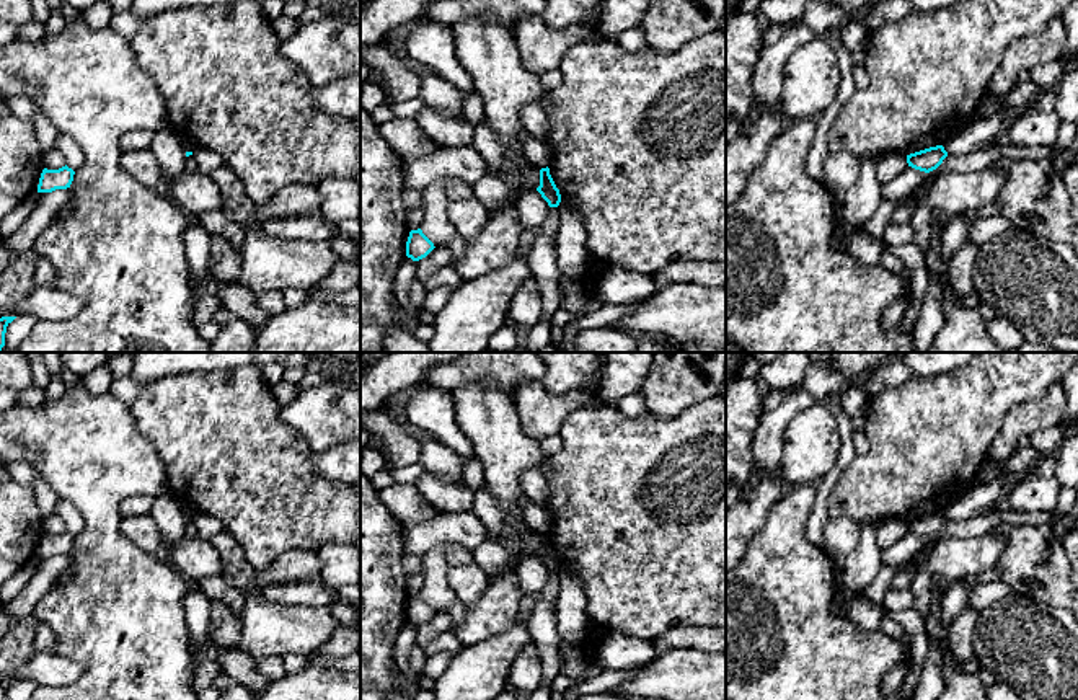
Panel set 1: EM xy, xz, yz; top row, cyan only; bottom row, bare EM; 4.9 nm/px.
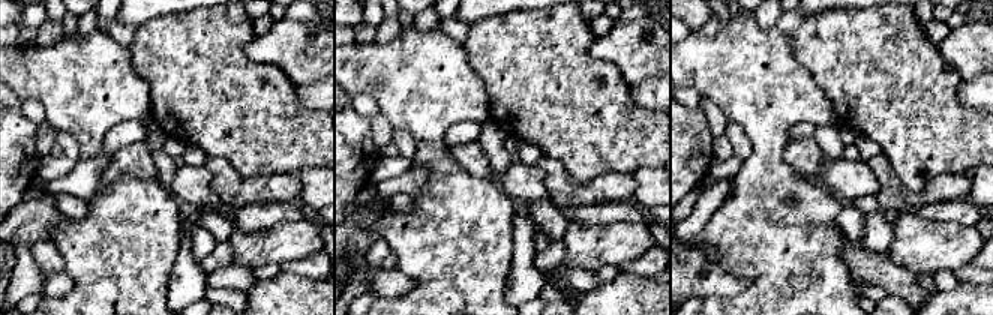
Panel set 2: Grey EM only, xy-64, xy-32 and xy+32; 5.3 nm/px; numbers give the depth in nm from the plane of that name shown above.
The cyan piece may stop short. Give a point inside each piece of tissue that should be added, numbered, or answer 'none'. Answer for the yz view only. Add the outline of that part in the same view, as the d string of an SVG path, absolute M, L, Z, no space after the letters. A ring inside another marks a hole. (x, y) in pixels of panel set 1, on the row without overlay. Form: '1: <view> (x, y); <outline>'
none

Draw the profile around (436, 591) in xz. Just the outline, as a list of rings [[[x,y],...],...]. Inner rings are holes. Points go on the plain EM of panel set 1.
[[[444,543],[434,545],[422,556],[424,586],[422,599],[435,614],[444,614],[457,600],[455,592],[448,586],[448,566],[444,553]]]

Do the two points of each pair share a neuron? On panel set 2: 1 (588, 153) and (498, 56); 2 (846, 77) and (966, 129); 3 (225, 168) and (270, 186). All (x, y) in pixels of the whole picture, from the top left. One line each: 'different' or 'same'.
1: same
2: same
3: same

